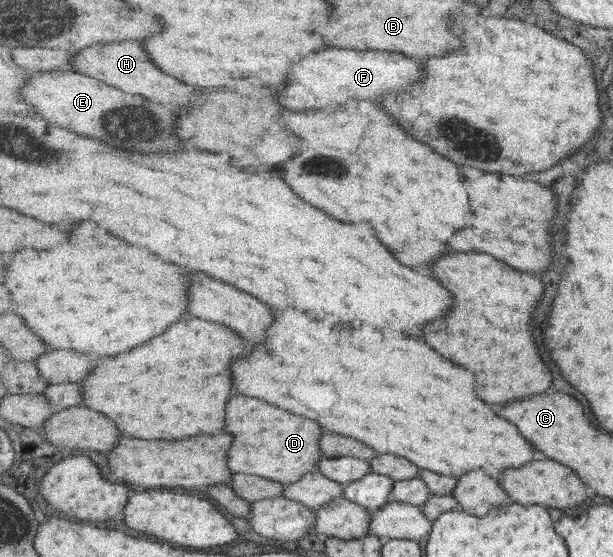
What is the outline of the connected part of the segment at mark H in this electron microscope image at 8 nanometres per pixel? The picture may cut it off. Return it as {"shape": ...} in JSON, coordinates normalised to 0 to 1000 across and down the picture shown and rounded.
{"shape":[[[204,74],[204,77],[162,77],[148,81],[119,106],[119,126],[139,135],[148,135],[155,142],[165,142],[184,156],[201,163],[210,163],[217,171],[240,171],[259,185],[289,185],[302,189],[318,178],[318,160],[295,149],[292,142],[269,135],[263,124],[256,124],[240,95],[233,92],[233,81],[227,74]]]}

